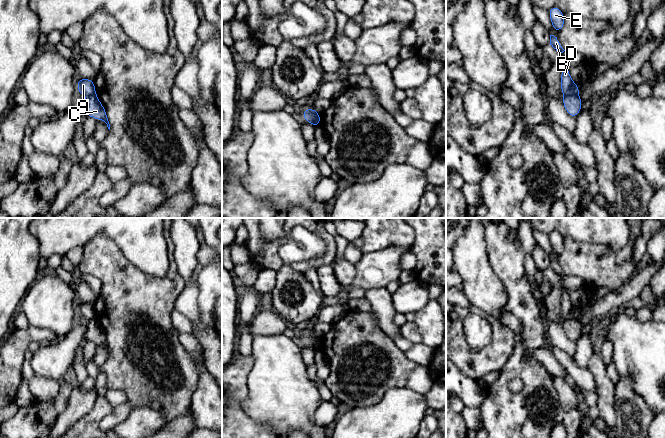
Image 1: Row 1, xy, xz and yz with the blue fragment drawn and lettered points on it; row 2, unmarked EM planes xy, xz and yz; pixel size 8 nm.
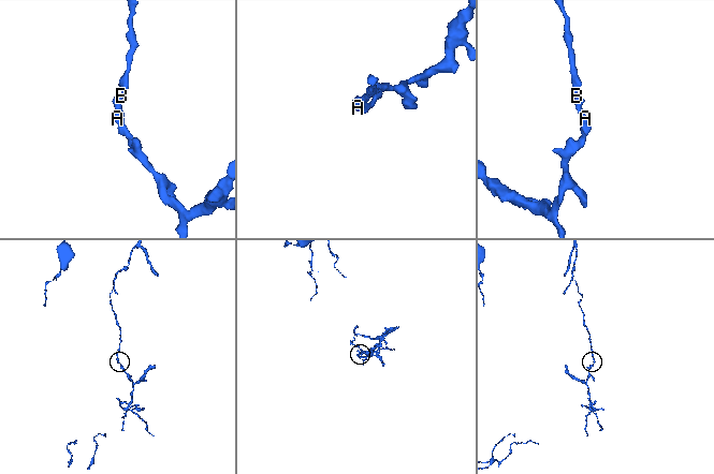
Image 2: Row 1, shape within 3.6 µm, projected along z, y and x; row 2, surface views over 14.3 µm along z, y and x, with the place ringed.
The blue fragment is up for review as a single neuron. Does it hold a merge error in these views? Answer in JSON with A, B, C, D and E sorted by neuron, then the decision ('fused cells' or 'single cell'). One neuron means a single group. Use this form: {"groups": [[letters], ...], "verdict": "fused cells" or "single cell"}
{"groups": [["A", "B", "D", "E"], ["C"]], "verdict": "fused cells"}

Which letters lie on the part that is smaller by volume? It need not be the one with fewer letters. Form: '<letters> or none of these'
C

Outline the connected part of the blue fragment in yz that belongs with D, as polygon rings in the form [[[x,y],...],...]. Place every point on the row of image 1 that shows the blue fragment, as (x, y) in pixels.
[[[562,65],[561,73],[561,91],[564,96],[579,95],[579,88],[573,82],[569,71]]]

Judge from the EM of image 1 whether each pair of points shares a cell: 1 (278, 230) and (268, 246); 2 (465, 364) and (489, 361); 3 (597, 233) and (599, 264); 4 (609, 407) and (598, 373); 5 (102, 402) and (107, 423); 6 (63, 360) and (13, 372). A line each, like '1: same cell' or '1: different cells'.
1: different cells
2: same cell
3: different cells
4: same cell
5: different cells
6: different cells

